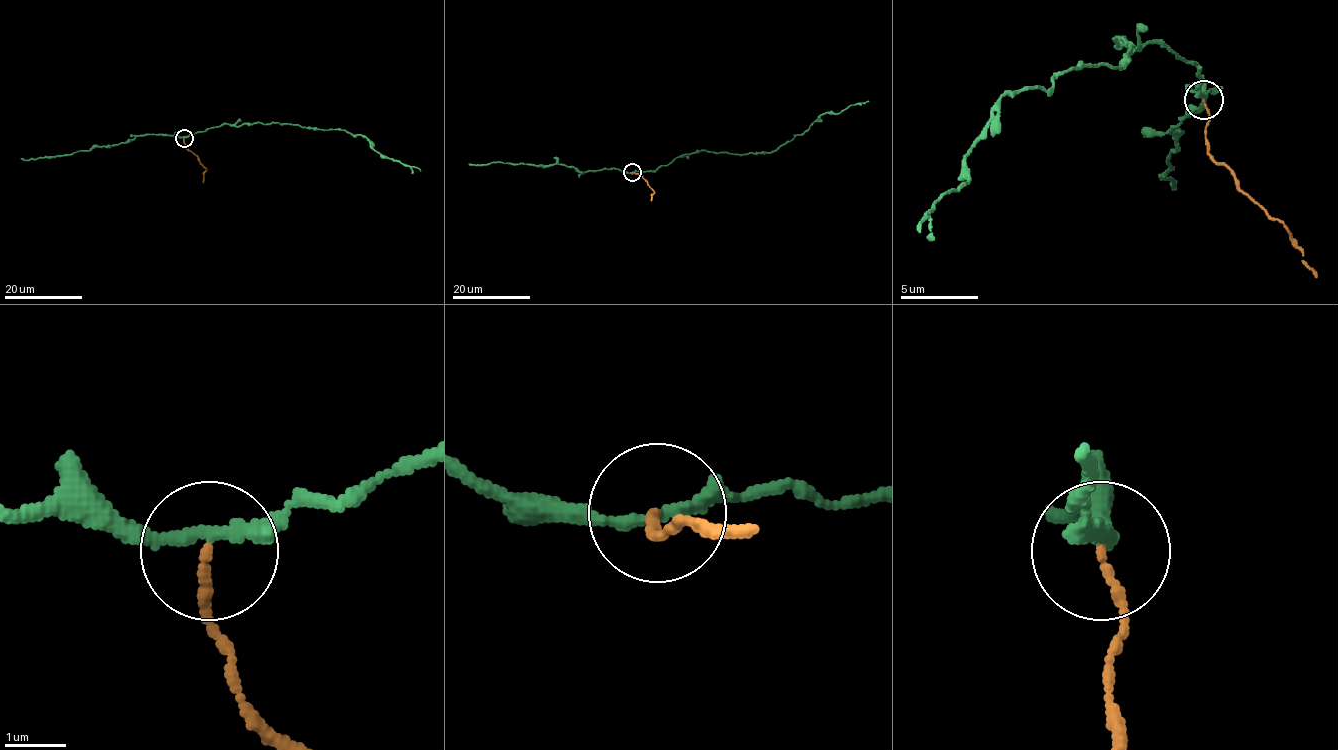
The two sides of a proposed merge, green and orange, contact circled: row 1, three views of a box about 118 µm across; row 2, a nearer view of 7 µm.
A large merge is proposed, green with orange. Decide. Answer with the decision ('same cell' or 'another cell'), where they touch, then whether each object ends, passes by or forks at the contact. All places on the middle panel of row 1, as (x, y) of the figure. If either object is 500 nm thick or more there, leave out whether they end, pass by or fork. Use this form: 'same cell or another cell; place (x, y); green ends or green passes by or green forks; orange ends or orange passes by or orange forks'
another cell; place (632, 172); green passes by; orange ends

